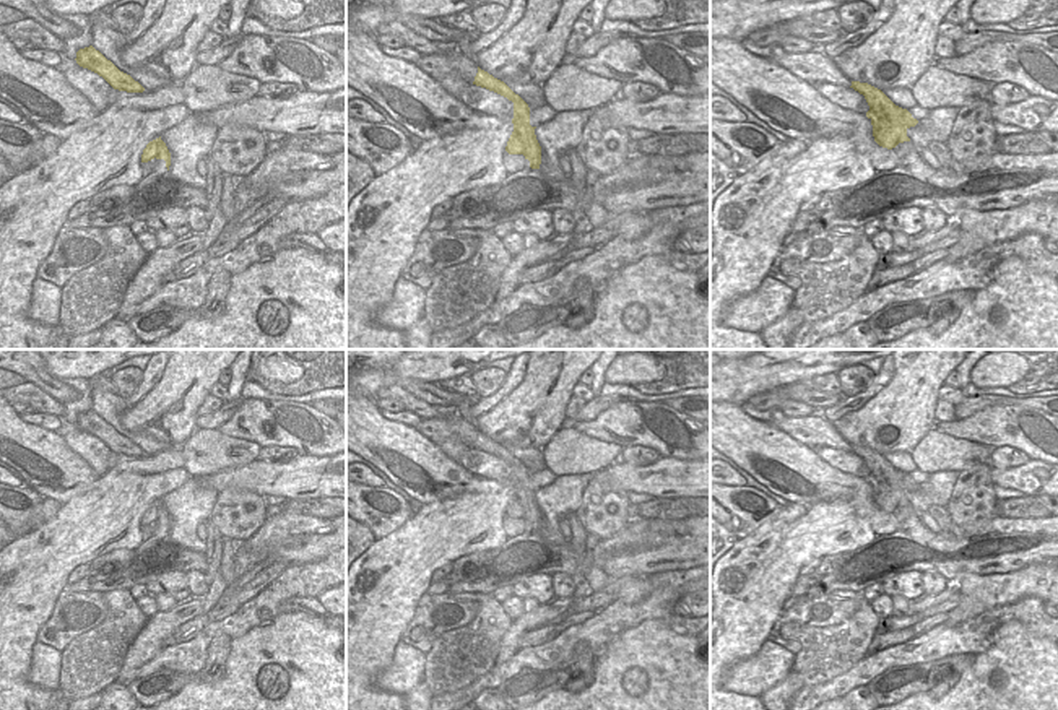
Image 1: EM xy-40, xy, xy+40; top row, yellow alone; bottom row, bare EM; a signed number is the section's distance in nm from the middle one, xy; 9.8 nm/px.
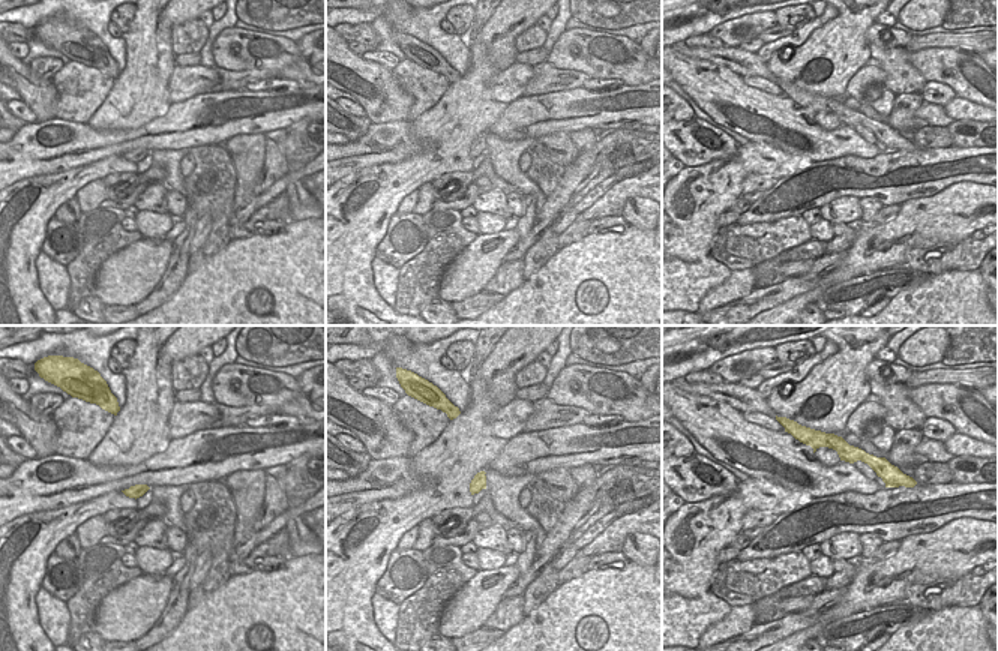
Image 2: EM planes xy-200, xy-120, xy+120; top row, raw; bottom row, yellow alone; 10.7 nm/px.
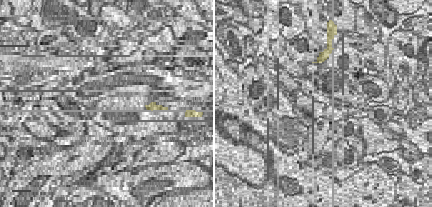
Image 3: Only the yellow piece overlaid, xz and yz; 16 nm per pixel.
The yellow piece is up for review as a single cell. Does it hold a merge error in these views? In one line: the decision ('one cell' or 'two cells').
two cells

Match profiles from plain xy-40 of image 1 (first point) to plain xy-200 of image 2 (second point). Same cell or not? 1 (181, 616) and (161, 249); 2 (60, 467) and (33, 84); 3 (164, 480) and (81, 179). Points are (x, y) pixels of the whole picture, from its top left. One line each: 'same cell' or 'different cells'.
1: same cell
2: same cell
3: same cell

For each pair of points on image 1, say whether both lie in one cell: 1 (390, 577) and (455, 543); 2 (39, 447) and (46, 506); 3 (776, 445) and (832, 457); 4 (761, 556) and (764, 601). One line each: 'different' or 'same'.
1: same
2: different
3: different
4: same

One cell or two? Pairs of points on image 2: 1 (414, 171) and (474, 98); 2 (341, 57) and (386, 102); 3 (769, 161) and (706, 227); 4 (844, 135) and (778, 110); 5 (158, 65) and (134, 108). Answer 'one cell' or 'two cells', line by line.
1: one cell
2: one cell
3: one cell
4: one cell
5: one cell

